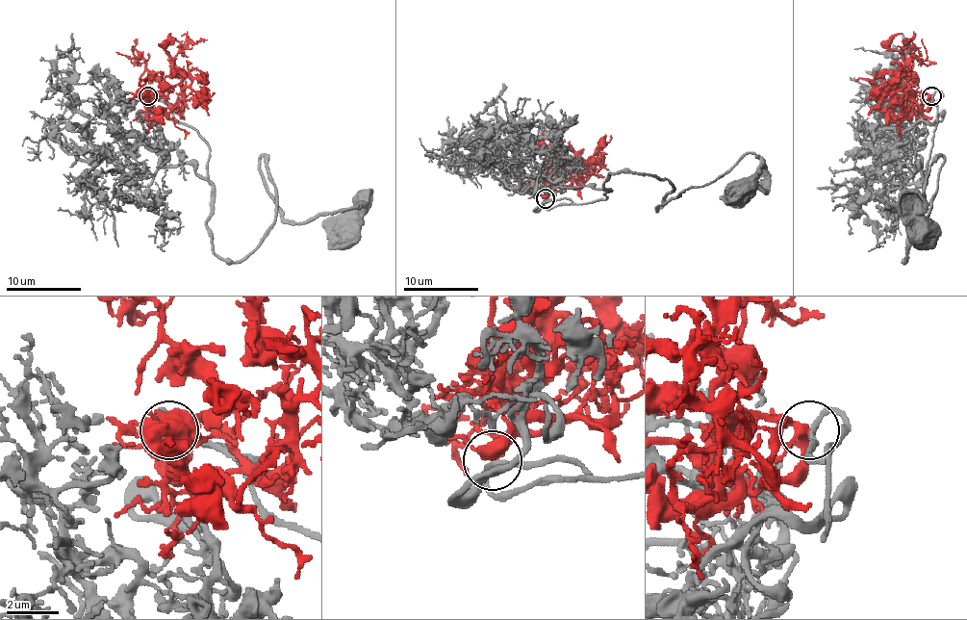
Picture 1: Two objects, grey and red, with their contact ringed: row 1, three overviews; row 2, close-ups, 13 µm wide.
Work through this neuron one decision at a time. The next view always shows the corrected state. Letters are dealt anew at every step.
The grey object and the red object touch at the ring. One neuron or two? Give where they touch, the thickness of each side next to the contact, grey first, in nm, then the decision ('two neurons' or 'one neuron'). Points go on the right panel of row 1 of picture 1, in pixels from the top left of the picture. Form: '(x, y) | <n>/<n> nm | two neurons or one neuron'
(931, 96) | 200/280 nm | one neuron

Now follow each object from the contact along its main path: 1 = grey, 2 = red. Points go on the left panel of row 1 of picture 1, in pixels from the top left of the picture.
1: (148, 95), (208, 146), (217, 255), (241, 261), (274, 221), (263, 156), (285, 219), (362, 207), (340, 233)
2: (148, 95), (154, 91), (166, 95), (180, 81), (165, 47), (170, 34)

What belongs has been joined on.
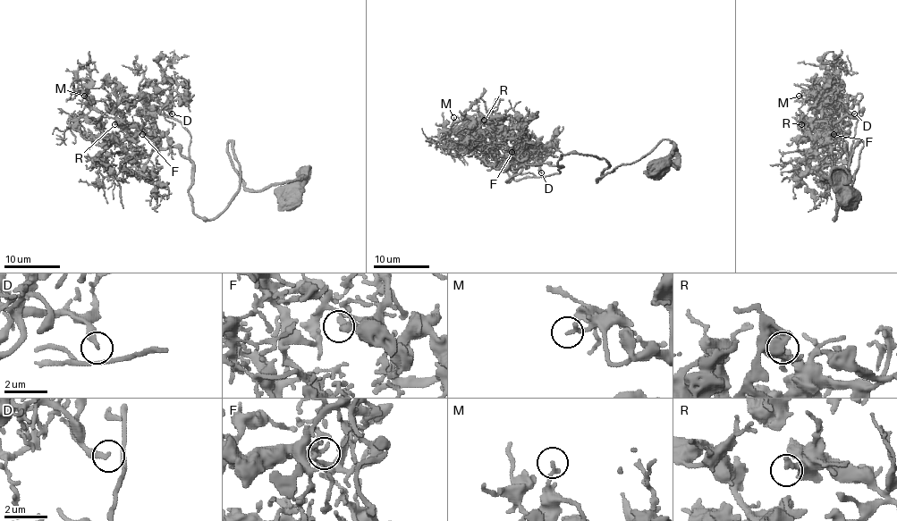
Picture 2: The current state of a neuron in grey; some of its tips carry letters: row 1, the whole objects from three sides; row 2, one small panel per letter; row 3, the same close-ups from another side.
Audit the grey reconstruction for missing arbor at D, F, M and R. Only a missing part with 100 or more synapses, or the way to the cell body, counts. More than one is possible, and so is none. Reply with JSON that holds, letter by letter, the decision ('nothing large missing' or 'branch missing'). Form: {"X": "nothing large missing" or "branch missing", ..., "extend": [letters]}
{"D": "branch missing", "F": "nothing large missing", "M": "nothing large missing", "R": "nothing large missing", "extend": ["D"]}

